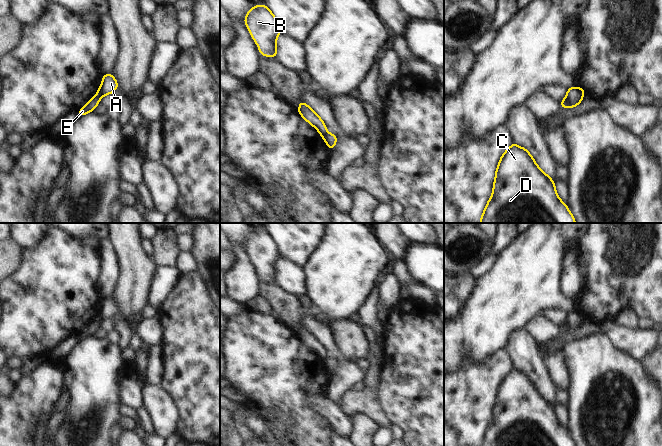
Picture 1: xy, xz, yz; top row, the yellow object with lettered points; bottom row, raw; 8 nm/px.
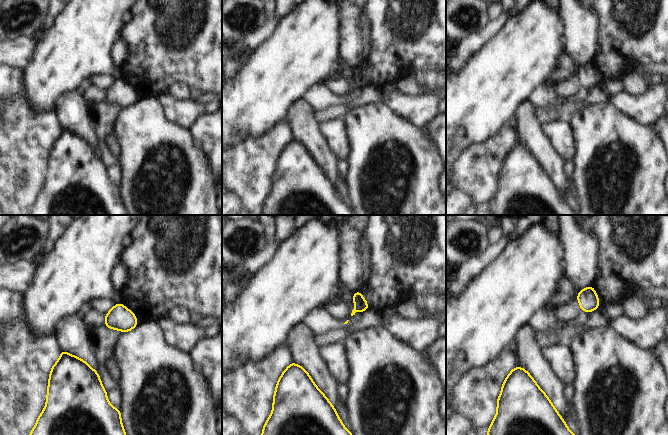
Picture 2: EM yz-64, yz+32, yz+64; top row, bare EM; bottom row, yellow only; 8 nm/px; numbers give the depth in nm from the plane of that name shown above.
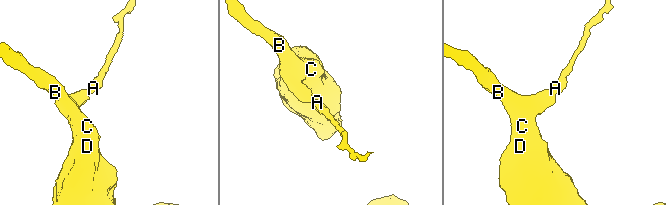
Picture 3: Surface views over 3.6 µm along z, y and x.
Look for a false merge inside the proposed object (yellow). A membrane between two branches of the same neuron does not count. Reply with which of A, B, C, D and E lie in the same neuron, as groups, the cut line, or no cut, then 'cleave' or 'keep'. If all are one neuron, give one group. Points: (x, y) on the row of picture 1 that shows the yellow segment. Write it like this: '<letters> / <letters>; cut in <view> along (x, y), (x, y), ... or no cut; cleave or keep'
A / B C D E; cut in xz along (327, 132), (322, 136); cleave

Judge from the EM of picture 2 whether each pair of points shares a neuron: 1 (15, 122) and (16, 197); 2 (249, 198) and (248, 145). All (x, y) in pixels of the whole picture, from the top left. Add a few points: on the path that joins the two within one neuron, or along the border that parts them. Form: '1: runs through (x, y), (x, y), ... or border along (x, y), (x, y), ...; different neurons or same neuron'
1: runs through (10, 141), (10, 178); same neuron
2: runs through (249, 185), (249, 158); same neuron

